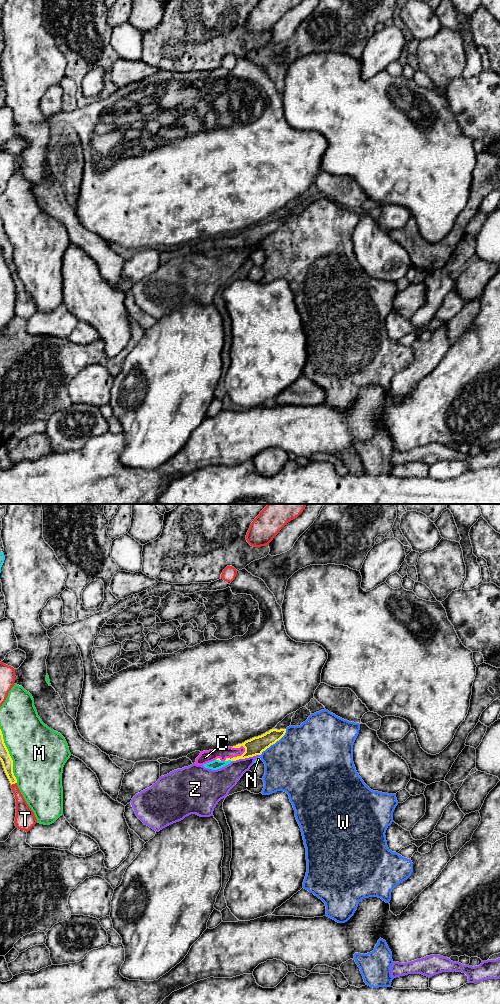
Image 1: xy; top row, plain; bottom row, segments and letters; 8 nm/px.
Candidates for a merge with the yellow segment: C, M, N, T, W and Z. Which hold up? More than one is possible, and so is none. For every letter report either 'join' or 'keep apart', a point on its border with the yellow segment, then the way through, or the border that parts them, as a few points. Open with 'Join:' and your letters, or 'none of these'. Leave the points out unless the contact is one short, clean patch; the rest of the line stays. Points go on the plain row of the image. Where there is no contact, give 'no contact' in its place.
Join: C
C: join; meets yellow in xy at (235, 245)
M: keep apart; meets yellow in xy at (9, 243)
N: keep apart; meets yellow in xy at (228, 247)
T: keep apart; meets yellow in xy at (13, 271)
W: keep apart; meets yellow in xy at (274, 231)
Z: keep apart; meets yellow in xy at (246, 245)

